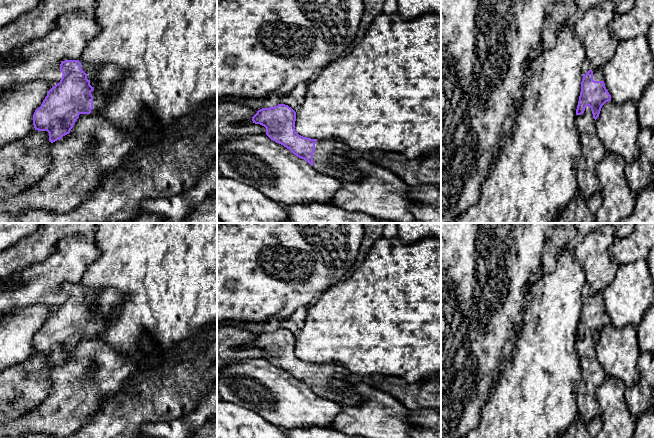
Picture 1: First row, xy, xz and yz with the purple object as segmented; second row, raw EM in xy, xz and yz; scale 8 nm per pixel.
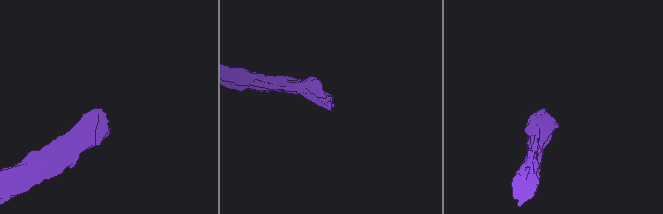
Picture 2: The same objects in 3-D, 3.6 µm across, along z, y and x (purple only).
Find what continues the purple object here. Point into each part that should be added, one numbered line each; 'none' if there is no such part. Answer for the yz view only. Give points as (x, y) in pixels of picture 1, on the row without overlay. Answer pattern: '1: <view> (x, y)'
1: yz (598, 299)

